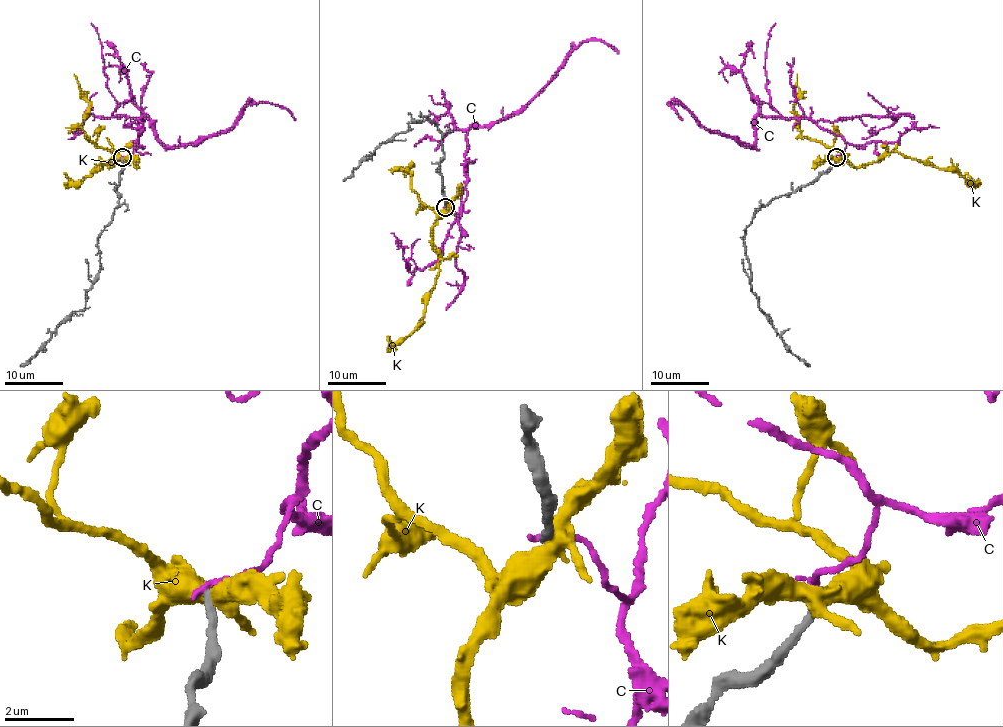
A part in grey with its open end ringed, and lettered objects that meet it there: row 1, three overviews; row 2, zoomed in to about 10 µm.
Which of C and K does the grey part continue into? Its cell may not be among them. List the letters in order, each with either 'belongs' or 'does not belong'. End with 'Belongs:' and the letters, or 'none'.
C: does not belong
K: does not belong
Belongs: none

